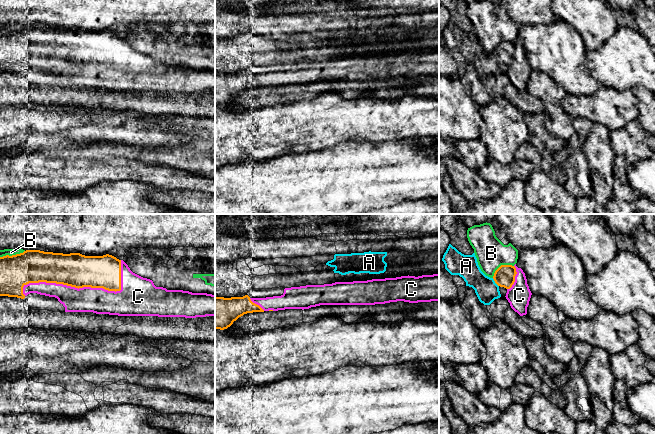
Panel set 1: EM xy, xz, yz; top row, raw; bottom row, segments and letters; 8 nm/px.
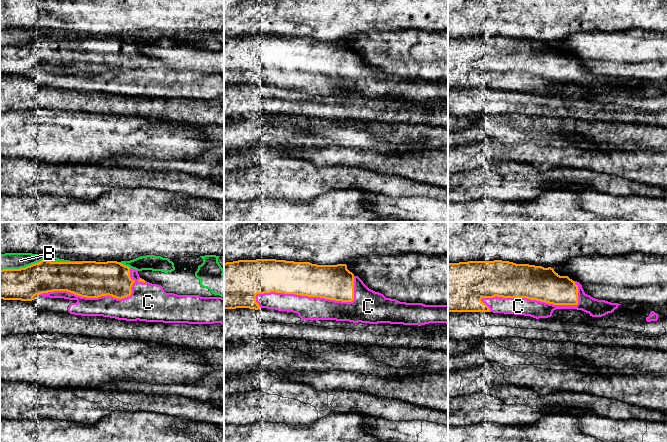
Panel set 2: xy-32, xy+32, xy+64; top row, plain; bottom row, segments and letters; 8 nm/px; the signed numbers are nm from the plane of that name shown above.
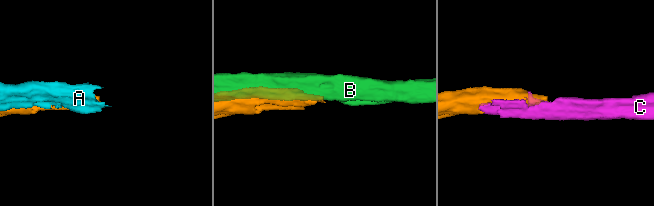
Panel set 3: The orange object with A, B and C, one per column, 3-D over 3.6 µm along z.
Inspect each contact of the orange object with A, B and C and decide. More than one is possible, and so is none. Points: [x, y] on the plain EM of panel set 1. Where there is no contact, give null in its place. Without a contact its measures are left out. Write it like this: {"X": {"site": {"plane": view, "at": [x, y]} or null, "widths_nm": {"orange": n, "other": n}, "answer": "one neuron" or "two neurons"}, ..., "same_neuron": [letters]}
{"A": {"site": {"plane": "yz", "at": [495, 58]}, "widths_nm": {"orange": 170, "other": 180}, "answer": "two neurons"}, "B": {"site": {"plane": "yz", "at": [501, 41]}, "widths_nm": {"orange": 170, "other": 240}, "answer": "two neurons"}, "C": {"site": {"plane": "xy", "at": [83, 62]}, "widths_nm": {"orange": 280, "other": 200}, "answer": "one neuron"}, "same_neuron": ["C"]}

